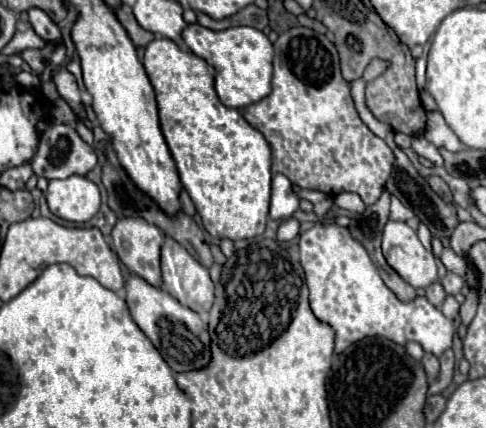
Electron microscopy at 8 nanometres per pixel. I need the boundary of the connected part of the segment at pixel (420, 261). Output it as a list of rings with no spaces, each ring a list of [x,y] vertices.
[[[390,220],[382,234],[386,262],[414,288],[426,288],[438,280],[436,262],[406,222]]]

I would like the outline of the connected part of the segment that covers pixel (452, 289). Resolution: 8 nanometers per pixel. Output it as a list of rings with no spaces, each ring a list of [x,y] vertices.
[[[448,272],[446,274],[446,278],[442,280],[442,286],[444,286],[444,290],[448,292],[448,294],[458,294],[460,290],[462,290],[462,286],[464,286],[464,280],[458,276],[458,274],[452,274],[452,272]]]

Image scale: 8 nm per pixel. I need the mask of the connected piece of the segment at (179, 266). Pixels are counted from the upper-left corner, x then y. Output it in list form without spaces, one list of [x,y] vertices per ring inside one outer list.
[[[166,238],[162,244],[162,290],[174,296],[182,306],[204,316],[214,302],[214,282],[206,266],[192,258],[192,254],[172,238]]]

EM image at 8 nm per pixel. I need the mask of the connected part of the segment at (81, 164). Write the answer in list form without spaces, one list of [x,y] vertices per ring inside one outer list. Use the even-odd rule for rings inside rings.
[[[52,124],[42,136],[32,162],[38,178],[54,180],[68,176],[86,176],[96,166],[96,154],[68,124]]]

